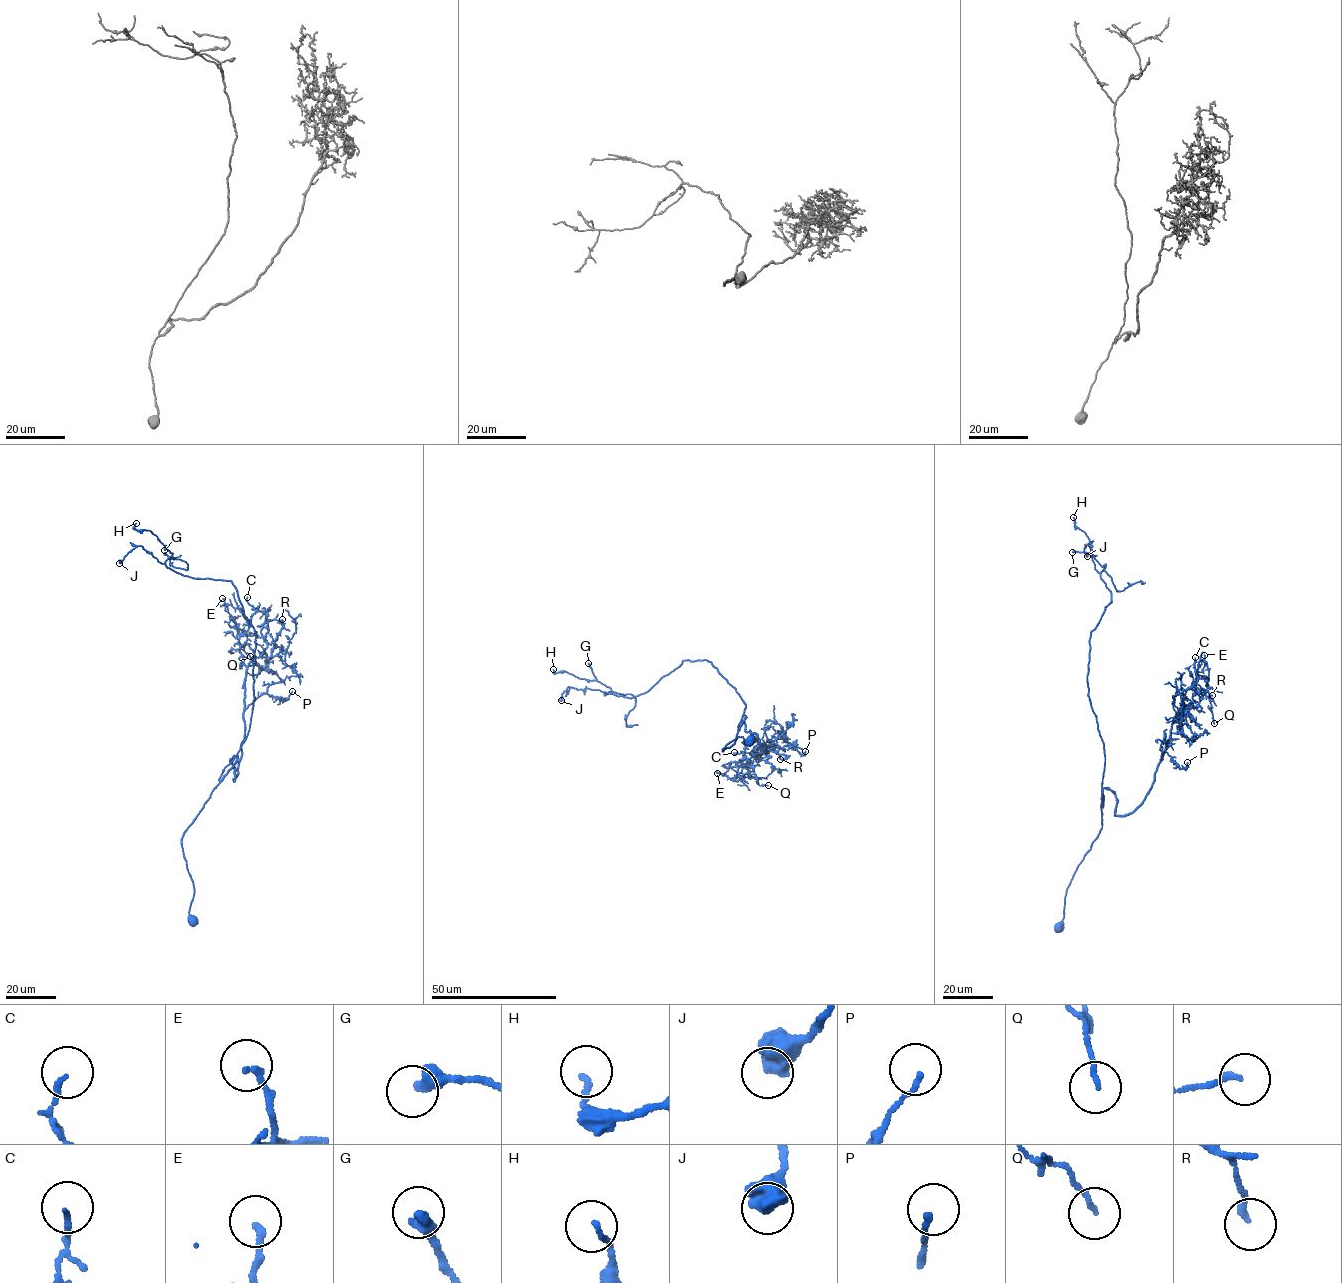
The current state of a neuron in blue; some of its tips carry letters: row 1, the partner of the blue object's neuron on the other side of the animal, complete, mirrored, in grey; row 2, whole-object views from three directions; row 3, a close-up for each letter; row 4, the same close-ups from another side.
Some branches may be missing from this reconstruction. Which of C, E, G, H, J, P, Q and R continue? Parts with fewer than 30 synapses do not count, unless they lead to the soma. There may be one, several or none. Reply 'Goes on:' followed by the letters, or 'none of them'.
Goes on: none of them

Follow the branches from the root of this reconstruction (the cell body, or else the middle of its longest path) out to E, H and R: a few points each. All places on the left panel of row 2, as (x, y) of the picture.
E: (194, 920), (181, 840), (236, 756), (230, 761), (234, 780), (245, 732), (247, 667), (222, 598)
H: (194, 920), (181, 840), (246, 737), (255, 633), (233, 584), (168, 568), (172, 554), (136, 523)
R: (194, 920), (183, 833), (236, 756), (230, 761), (234, 780), (246, 670), (267, 646), (265, 620), (282, 619)

